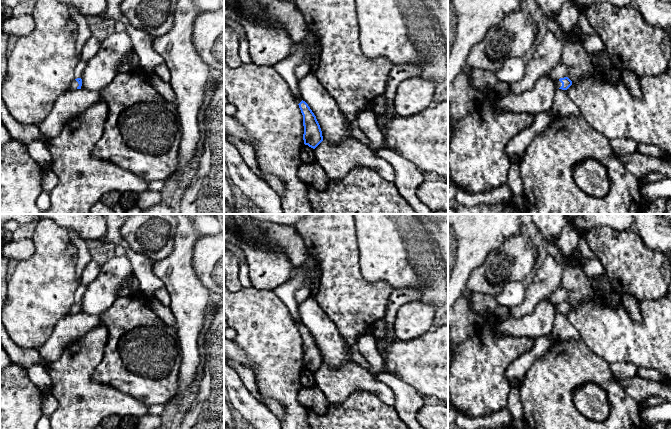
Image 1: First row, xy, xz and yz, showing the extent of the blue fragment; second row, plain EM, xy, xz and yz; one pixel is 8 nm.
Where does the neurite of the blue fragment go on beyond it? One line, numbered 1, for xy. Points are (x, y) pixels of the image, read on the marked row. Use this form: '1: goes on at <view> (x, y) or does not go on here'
1: goes on at xy (74, 85)

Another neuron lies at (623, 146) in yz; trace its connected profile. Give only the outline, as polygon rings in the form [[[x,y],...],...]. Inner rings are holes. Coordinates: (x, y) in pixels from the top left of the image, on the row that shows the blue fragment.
[[[626,138],[609,140],[609,142],[617,156],[628,155],[636,152],[640,144],[632,139]]]

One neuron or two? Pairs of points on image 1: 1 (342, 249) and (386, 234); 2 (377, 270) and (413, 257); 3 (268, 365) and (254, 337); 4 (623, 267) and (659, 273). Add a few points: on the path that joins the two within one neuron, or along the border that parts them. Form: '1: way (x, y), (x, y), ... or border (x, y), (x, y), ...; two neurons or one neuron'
1: border (355, 228), (358, 244), (358, 264), (360, 267); two neurons
2: way (386, 261), (390, 257), (404, 257); one neuron
3: way (268, 358), (267, 350), (261, 344); one neuron
4: way (632, 268), (643, 273), (650, 273); one neuron

